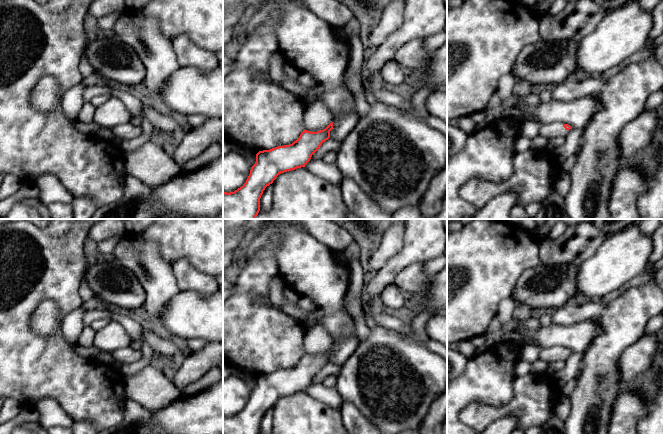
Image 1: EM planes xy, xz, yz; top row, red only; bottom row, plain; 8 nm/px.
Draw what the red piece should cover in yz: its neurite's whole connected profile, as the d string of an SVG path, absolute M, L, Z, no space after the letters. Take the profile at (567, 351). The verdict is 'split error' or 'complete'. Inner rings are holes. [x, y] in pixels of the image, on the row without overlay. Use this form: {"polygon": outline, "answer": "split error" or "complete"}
{"polygon": "M554 346L549 348L541 348L539 359L547 362L548 364L556 361L566 361L571 355L572 351L562 346Z", "answer": "split error"}

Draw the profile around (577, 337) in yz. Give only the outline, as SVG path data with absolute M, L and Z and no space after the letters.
M592 320L564 326L552 323L540 325L537 330L521 329L524 337L536 341L540 348L562 346L572 353L583 354L593 339L601 334L602 328Z

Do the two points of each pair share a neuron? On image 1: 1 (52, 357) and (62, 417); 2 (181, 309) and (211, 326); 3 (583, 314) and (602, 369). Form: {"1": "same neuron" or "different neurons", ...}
{"1": "different neurons", "2": "same neuron", "3": "same neuron"}

